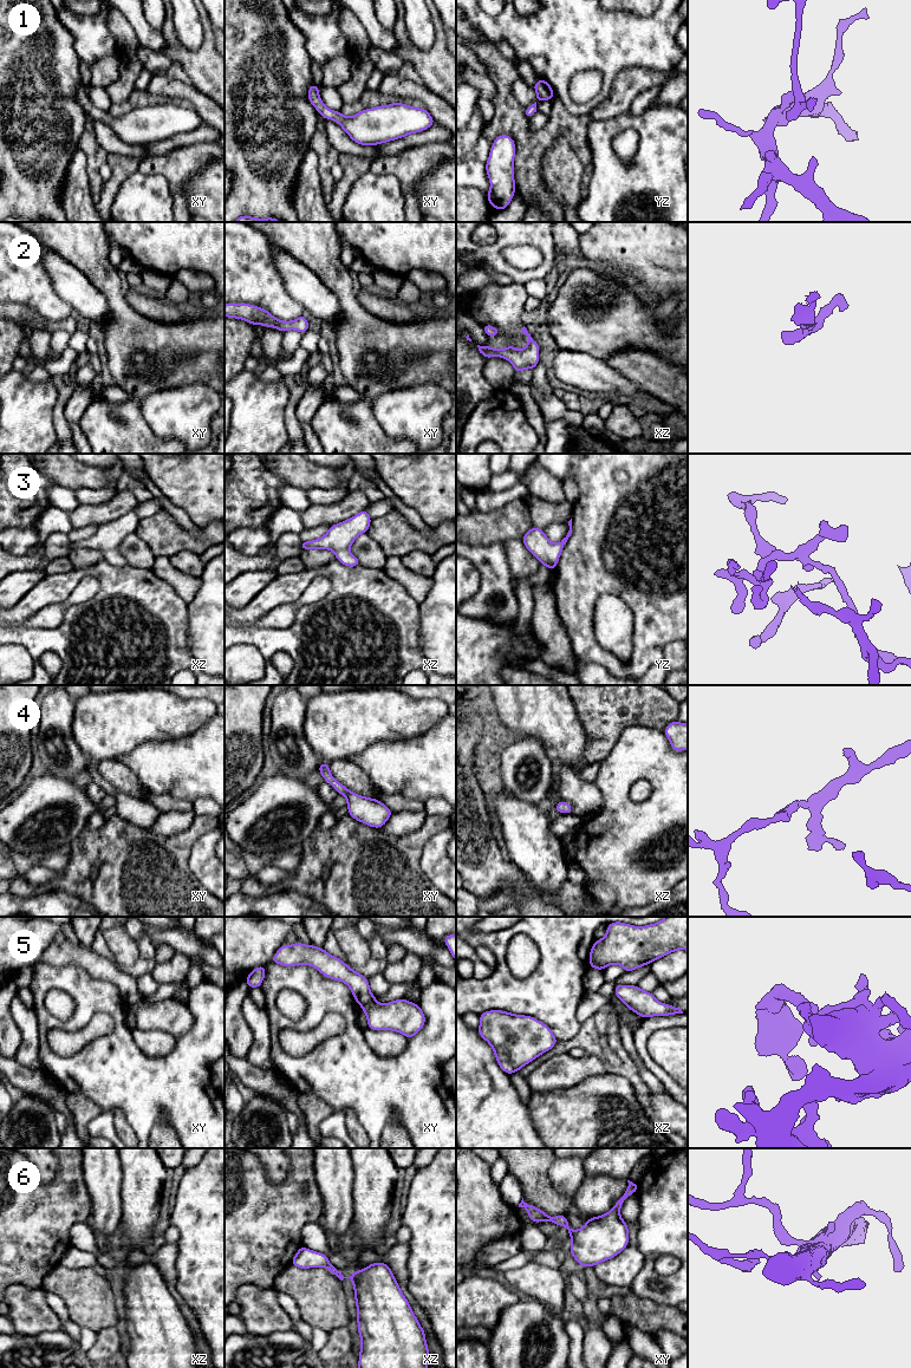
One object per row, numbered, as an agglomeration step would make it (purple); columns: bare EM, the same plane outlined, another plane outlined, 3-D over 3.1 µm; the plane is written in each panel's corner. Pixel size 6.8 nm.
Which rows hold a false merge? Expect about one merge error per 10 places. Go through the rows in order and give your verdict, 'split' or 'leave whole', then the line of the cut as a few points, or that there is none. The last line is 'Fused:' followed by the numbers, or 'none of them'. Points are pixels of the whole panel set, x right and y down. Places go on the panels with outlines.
1: leave whole; cut none
2: leave whole; cut none
3: leave whole; cut none
4: leave whole; cut none
5: split; cut xy (375, 998), (362, 1005)
6: leave whole; cut none
Fused: 5

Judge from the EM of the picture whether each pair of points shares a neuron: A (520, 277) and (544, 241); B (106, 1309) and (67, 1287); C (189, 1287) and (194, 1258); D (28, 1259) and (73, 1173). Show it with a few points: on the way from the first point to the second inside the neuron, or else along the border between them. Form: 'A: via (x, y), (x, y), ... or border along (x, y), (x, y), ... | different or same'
A: via (532, 274), (537, 273), (547, 262), (547, 253) | same
B: via (97, 1307), (77, 1288) | same
C: via (194, 1279), (194, 1265) | same
D: via (28, 1238), (28, 1232), (66, 1194) | same

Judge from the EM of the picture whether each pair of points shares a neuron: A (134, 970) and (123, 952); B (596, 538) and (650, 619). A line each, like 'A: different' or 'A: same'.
A: different
B: same

